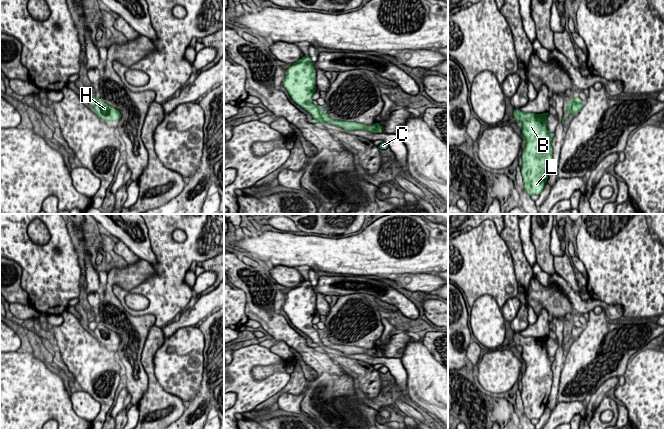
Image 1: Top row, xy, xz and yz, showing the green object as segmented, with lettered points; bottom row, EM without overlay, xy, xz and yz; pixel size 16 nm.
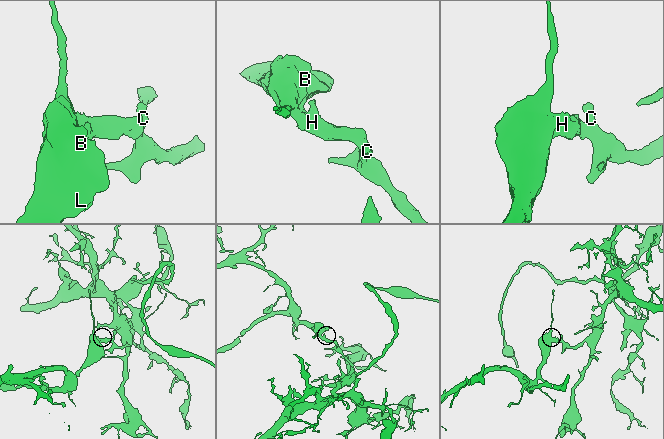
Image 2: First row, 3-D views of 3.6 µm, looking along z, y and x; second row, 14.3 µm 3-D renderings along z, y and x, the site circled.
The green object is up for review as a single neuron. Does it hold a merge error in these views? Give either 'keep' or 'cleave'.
cleave

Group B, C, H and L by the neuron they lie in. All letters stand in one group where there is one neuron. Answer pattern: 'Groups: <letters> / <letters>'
Groups: B L / C H

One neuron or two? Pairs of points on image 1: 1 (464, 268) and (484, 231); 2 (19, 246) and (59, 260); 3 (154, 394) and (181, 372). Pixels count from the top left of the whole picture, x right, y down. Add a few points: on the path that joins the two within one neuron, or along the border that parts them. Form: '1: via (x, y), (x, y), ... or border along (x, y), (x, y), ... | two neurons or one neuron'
1: via (473, 259), (482, 250), (484, 240) | one neuron
2: via (29, 255), (36, 261), (49, 262) | one neuron
3: border along (153, 365), (157, 382), (181, 401) | two neurons

